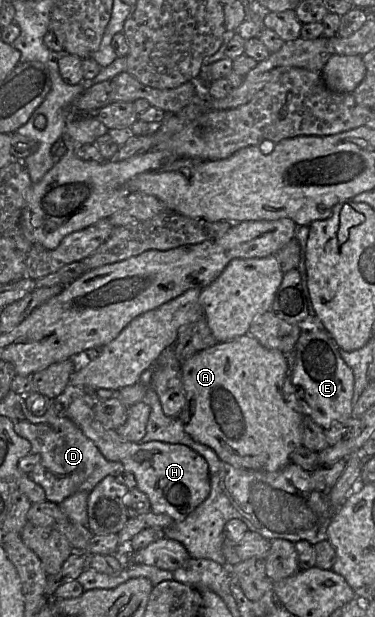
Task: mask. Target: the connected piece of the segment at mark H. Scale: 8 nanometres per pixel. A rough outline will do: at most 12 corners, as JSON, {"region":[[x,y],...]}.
{"region":[[96,391],[64,415],[121,462],[151,512],[183,521],[210,494],[206,459],[183,444],[136,443],[95,419]]}

